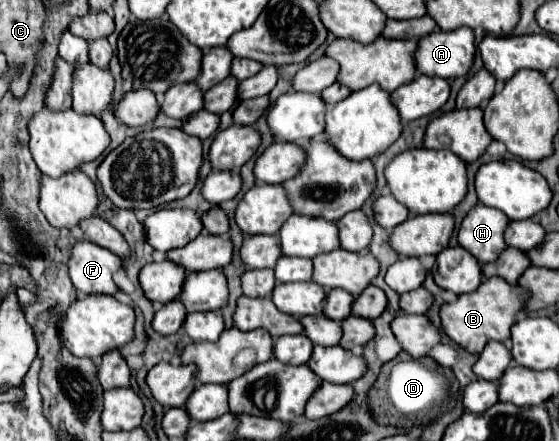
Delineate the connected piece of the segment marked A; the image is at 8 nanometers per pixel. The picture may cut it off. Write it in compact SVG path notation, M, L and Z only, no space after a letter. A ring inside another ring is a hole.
M457 28L453 32L435 30L419 40L415 50L415 64L419 74L457 78L465 76L473 66L475 34L471 28Z

